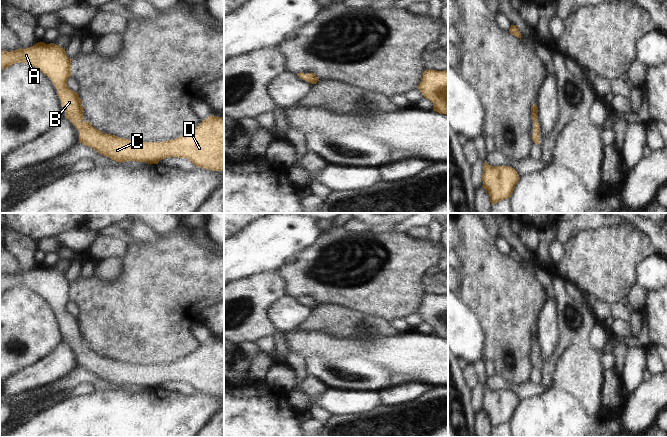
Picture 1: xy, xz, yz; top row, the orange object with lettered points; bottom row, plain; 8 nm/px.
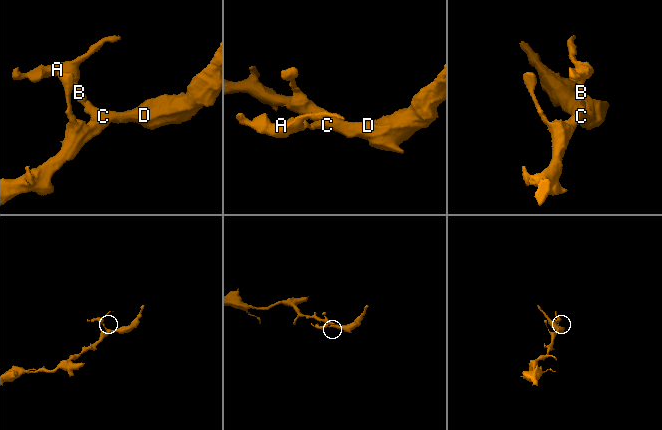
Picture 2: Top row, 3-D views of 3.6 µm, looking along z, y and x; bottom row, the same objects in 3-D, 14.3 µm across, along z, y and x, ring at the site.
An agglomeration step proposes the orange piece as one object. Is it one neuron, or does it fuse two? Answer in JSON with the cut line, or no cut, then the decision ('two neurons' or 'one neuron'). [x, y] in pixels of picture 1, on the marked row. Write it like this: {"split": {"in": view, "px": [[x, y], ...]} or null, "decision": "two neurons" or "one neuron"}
{"split": null, "decision": "one neuron"}

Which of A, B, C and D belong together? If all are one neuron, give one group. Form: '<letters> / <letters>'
A B C D

